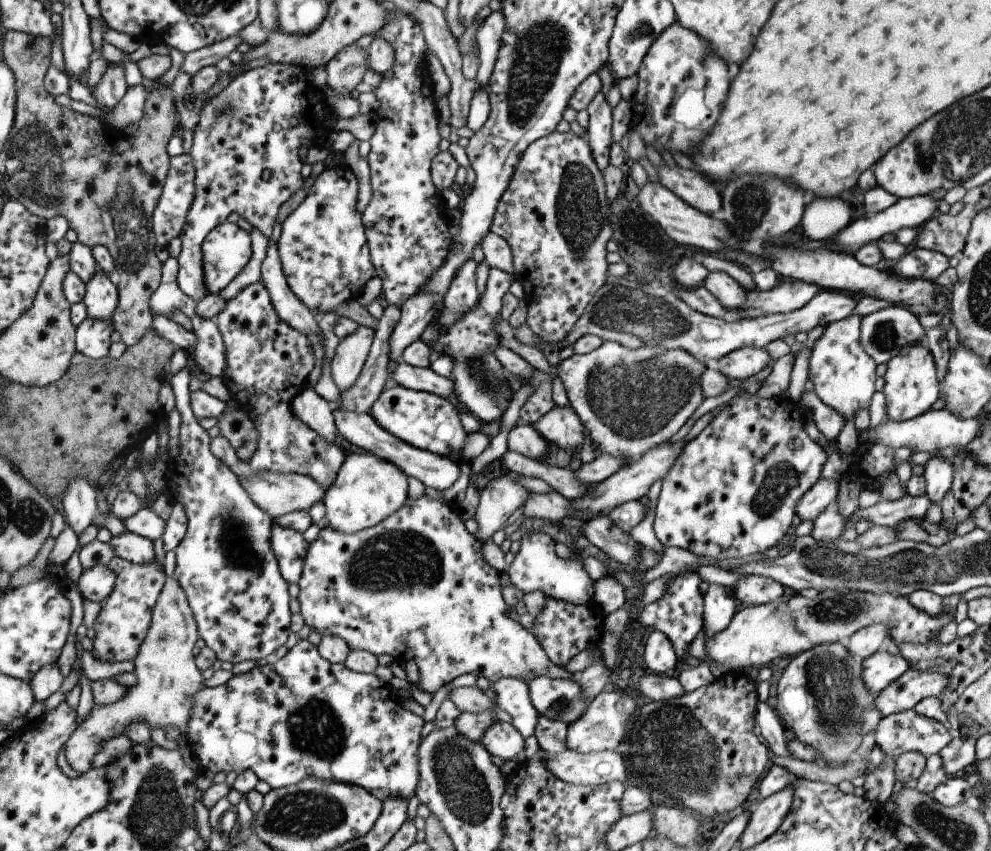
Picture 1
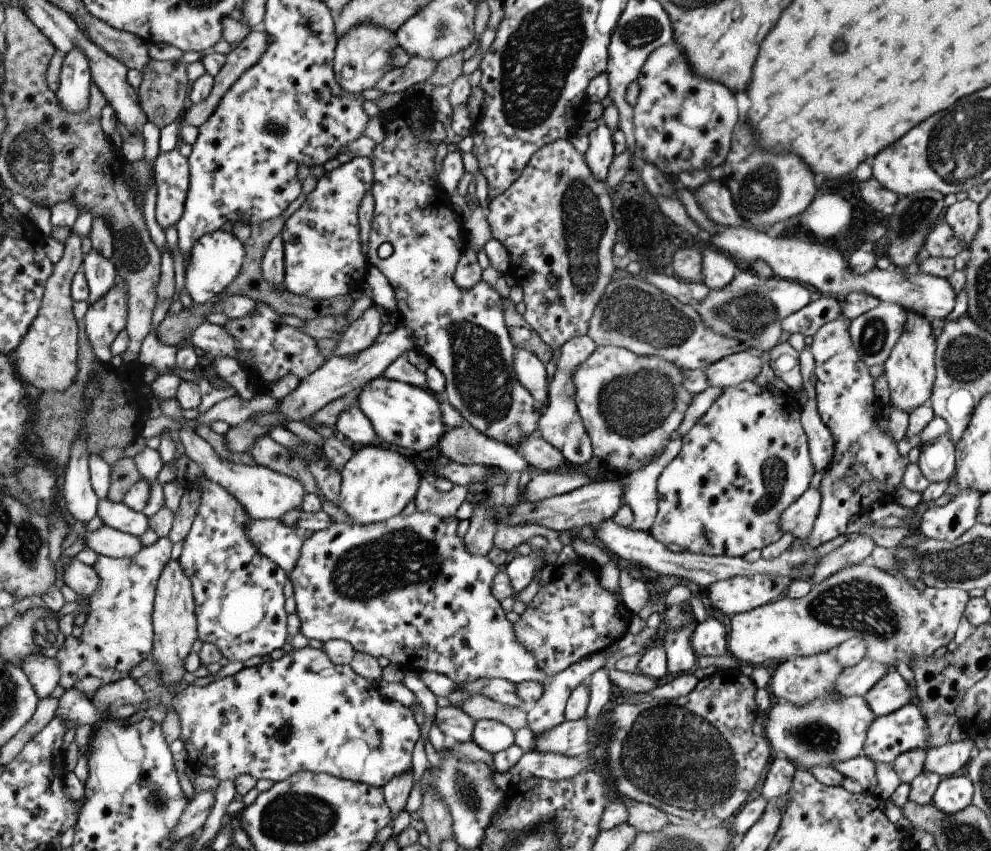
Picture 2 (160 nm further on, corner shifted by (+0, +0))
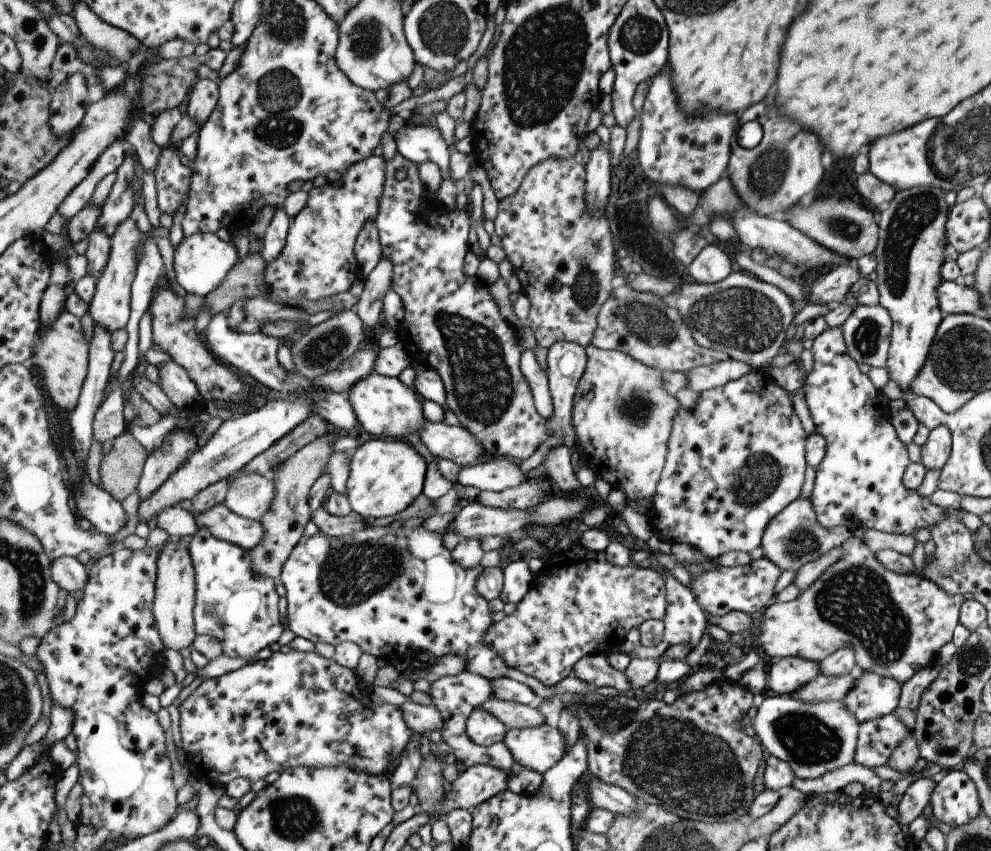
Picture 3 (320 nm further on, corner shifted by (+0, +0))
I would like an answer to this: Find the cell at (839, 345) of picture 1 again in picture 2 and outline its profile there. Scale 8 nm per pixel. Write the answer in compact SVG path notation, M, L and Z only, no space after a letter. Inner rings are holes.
M843 315L835 320L825 323L812 336L809 350L813 356L815 374L814 399L815 408L821 422L827 427L833 439L833 454L831 462L820 473L821 480L817 490L820 494L818 511L807 540L807 546L814 549L844 534L845 527L851 516L867 514L867 510L873 502L889 500L899 486L903 471L908 465L907 457L901 456L896 449L896 442L887 430L880 431L876 423L877 408L875 407L875 396L873 395L871 376L867 373L867 367L859 360L858 354L852 347L848 326L851 321Z

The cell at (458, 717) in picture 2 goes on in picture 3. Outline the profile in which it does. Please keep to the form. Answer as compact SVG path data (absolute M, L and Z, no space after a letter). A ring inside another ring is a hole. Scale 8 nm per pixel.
M409 698L397 707L405 724L413 733L427 734L442 727L442 720L437 709L432 705L422 706L413 703Z

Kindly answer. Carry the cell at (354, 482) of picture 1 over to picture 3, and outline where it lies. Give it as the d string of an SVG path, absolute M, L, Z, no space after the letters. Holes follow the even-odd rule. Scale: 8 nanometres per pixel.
M362 437L348 464L345 496L350 509L363 519L401 512L422 493L425 470L425 459L405 439Z

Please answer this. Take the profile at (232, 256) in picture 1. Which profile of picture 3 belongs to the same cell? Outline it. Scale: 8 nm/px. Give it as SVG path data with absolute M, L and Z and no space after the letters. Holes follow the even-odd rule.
M198 233L184 236L180 241L174 251L173 266L178 284L187 293L207 296L234 270L235 262L237 262L237 254L233 242L223 240L214 233Z

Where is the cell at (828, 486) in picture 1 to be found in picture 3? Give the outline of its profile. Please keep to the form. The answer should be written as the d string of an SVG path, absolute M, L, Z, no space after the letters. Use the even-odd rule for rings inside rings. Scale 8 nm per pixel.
M795 499L783 510L780 510L763 529L760 538L760 548L763 557L770 560L780 570L796 571L805 563L817 560L833 546L839 544L839 538L833 534L831 528L822 527L814 515L808 499Z

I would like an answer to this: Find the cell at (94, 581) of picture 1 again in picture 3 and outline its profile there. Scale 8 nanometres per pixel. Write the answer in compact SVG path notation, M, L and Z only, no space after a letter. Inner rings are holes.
M64 556L53 560L52 576L55 582L66 591L84 590L90 574L86 566L76 557Z

